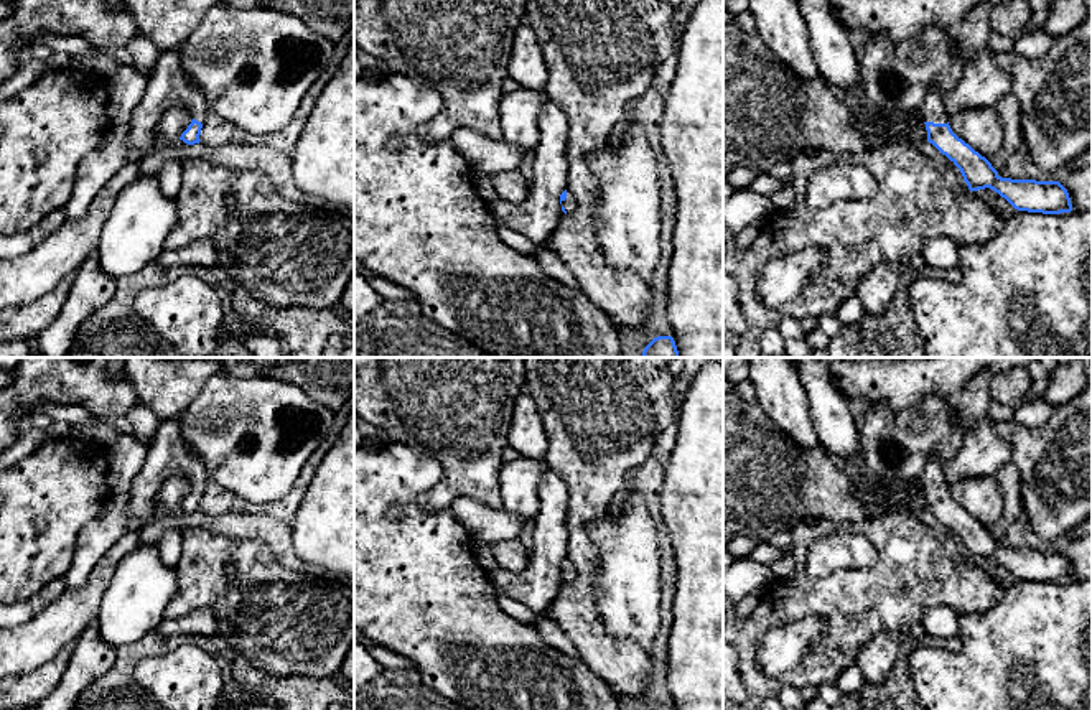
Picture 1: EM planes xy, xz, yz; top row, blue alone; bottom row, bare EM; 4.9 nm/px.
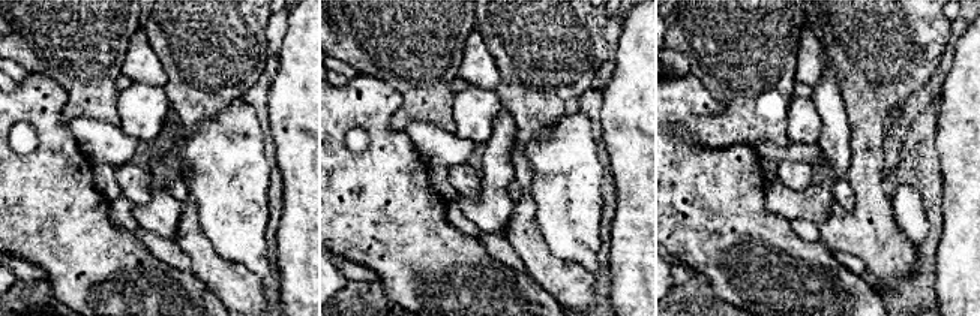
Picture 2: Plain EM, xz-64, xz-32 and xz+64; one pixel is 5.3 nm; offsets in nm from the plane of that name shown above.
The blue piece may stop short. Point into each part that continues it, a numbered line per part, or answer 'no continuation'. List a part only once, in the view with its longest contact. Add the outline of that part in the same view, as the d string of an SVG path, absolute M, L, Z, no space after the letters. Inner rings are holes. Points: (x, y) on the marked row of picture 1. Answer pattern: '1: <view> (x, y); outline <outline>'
1: xz (570, 203); outline M567 189L567 199L562 201L562 206L565 208L567 214L576 209L576 199L568 189Z

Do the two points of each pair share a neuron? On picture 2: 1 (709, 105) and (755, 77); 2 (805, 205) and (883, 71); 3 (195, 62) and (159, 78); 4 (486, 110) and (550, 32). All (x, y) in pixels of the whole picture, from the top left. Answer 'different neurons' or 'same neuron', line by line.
1: different neurons
2: different neurons
3: different neurons
4: different neurons

